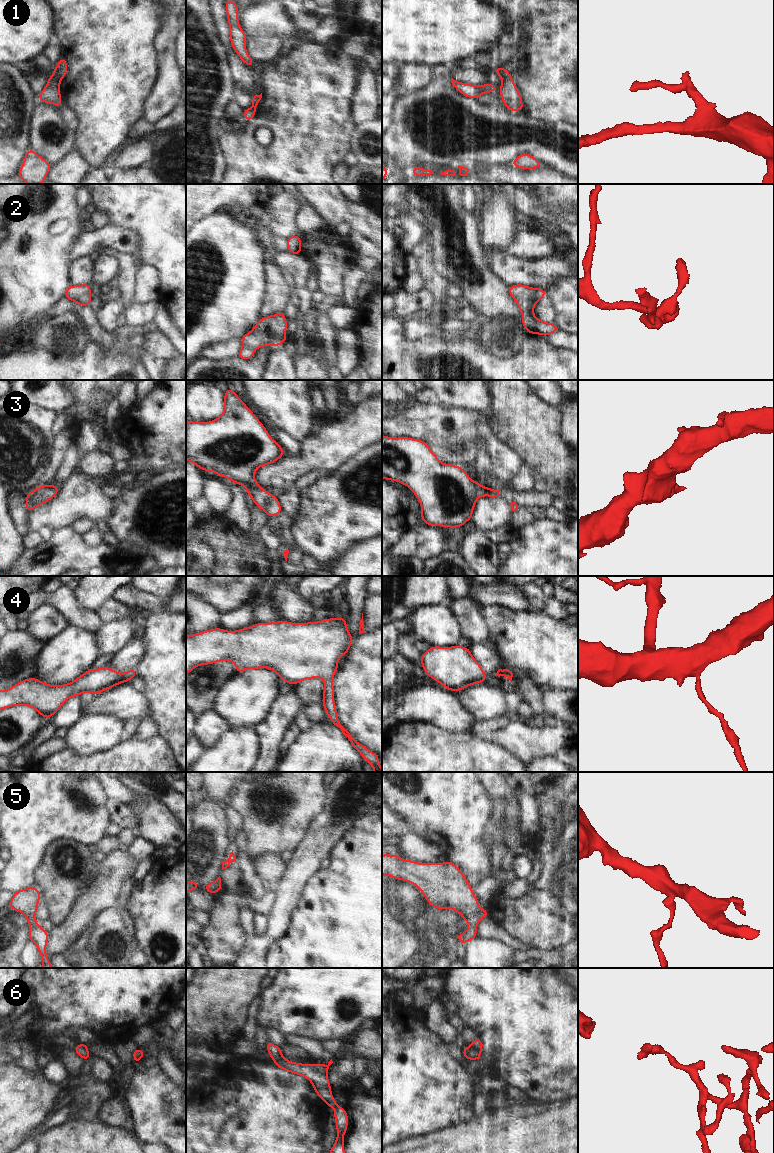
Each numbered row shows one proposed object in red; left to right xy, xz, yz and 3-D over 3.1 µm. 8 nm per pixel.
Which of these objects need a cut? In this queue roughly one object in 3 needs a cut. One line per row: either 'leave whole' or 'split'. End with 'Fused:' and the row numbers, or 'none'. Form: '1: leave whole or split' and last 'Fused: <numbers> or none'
1: split
2: leave whole
3: leave whole
4: leave whole
5: leave whole
6: split
Fused: 1, 6

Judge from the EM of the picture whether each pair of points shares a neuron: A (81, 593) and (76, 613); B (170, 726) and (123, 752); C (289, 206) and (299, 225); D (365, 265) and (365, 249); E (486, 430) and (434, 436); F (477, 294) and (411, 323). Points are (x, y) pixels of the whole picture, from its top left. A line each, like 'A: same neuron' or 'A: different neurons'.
A: different neurons
B: different neurons
C: different neurons
D: different neurons
E: different neurons
F: different neurons

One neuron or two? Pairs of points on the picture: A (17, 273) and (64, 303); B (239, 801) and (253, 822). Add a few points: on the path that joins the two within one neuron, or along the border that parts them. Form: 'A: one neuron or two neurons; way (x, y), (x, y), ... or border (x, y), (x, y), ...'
A: two neurons; border (62, 296), (47, 310), (44, 317)
B: one neuron; way (244, 806), (253, 817)

